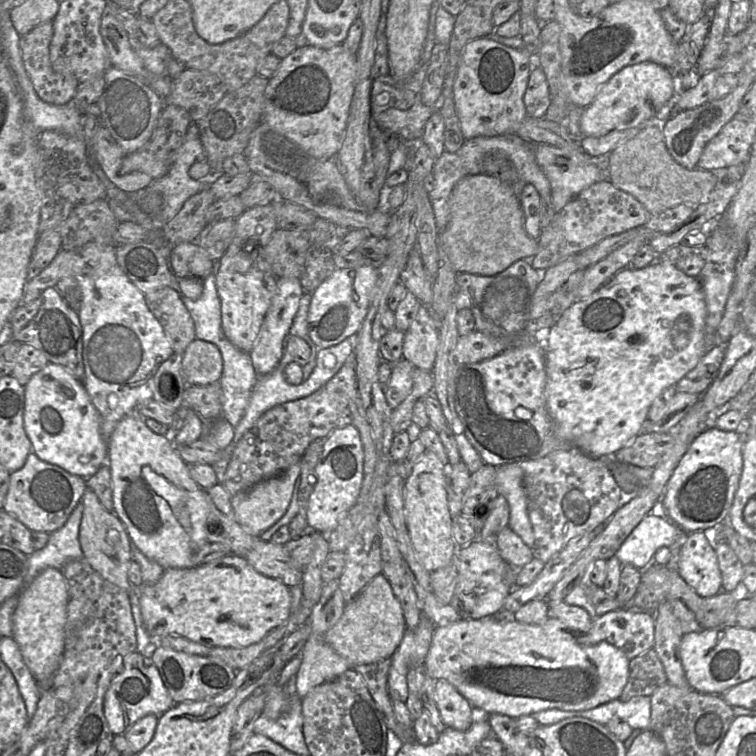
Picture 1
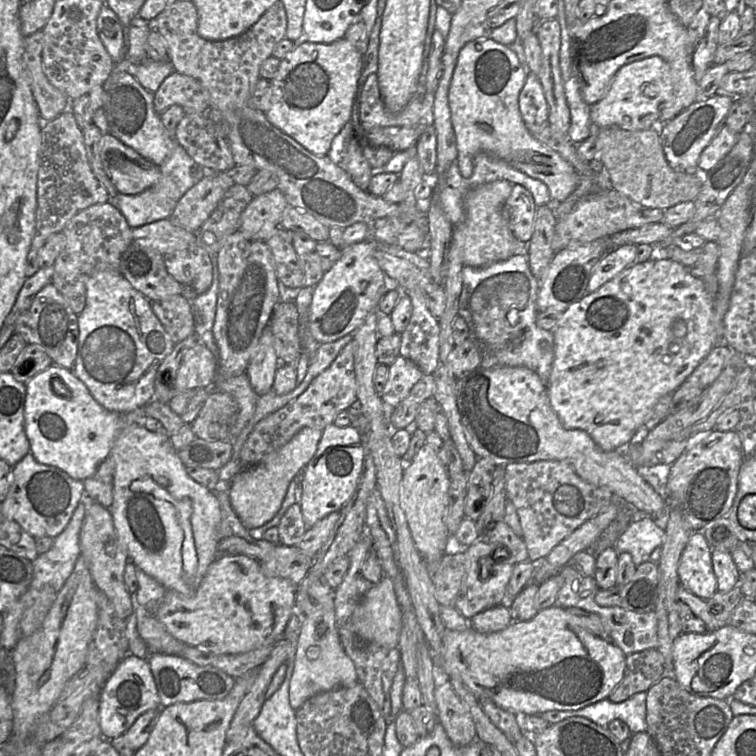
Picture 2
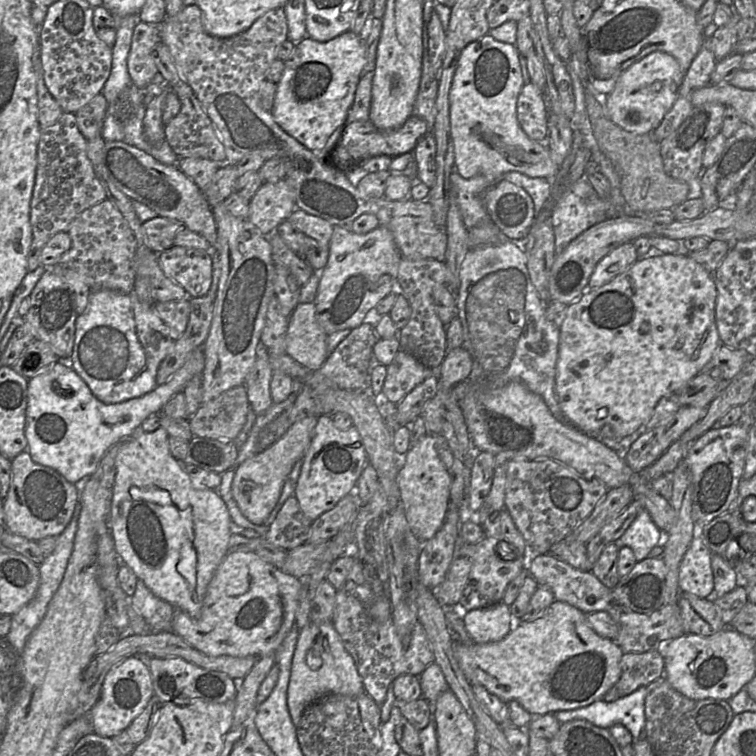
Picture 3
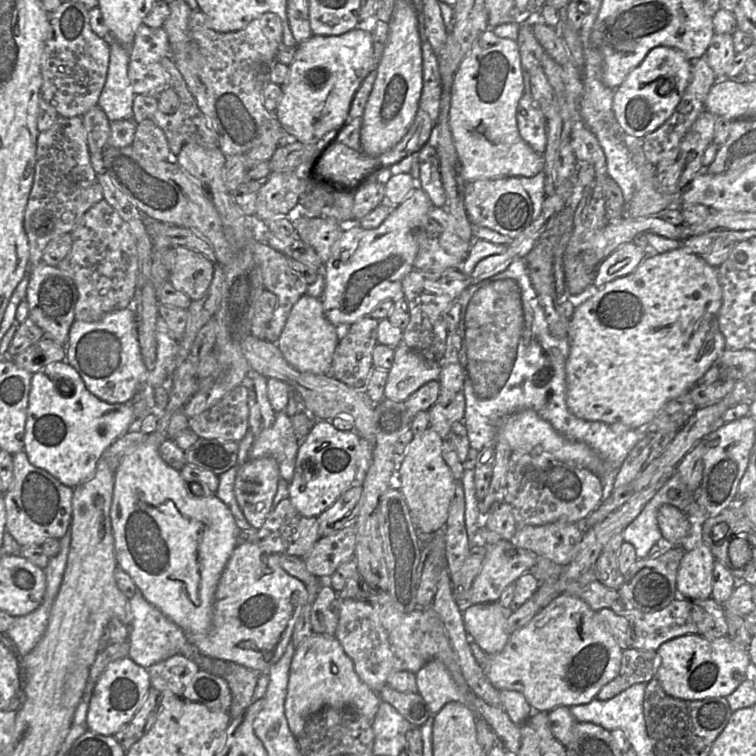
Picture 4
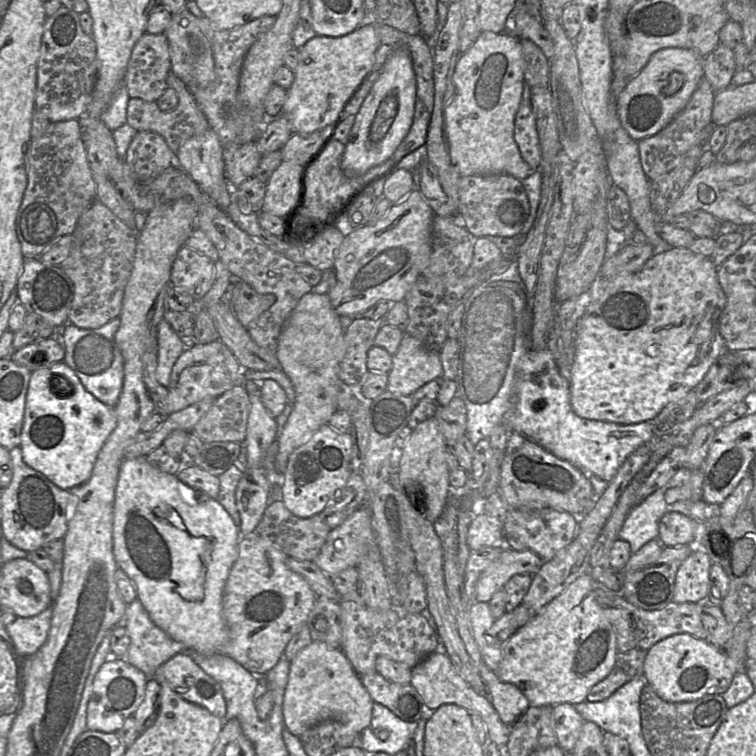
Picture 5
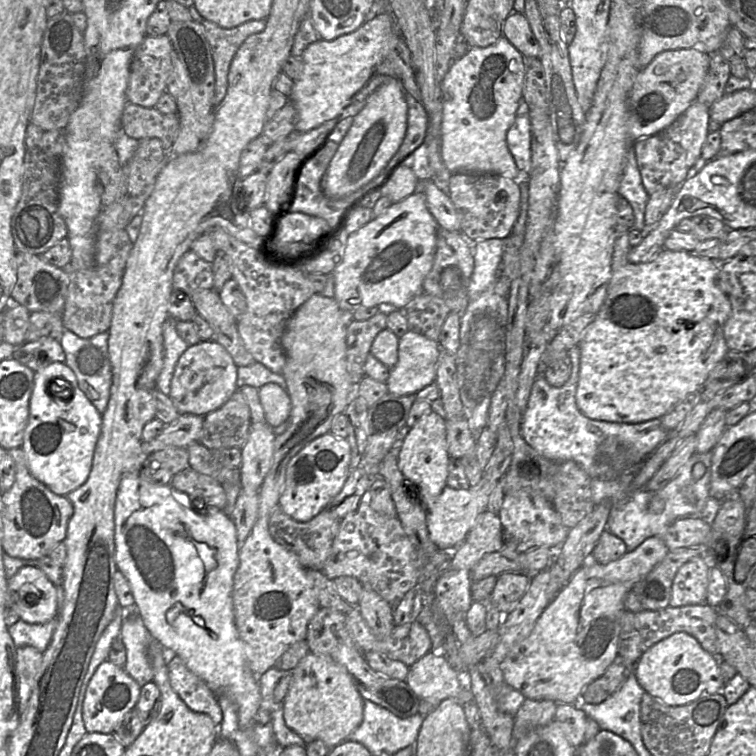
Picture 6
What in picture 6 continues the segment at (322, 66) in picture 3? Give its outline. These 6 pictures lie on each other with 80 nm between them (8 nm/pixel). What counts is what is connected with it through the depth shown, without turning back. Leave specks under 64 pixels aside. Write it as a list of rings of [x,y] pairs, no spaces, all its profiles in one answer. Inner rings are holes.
[[[384,12],[352,33],[332,41],[321,39],[310,44],[301,56],[303,71],[300,78],[294,81],[289,98],[297,114],[295,130],[306,133],[337,118],[357,92],[376,75],[376,69],[396,48],[401,38],[391,13]]]

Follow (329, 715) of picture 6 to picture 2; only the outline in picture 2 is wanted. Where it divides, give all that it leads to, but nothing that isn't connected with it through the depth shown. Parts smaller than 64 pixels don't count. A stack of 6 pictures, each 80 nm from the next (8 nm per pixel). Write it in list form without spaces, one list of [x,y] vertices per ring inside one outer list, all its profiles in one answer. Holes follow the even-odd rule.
[[[333,598],[317,612],[305,616],[301,625],[290,680],[289,702],[297,711],[308,698],[319,692],[337,687],[352,687],[357,682],[354,662],[346,654],[340,641]]]

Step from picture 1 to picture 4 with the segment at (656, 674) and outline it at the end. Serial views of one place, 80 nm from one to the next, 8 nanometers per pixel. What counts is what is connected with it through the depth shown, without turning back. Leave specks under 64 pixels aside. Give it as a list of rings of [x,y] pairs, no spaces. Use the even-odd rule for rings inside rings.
[[[628,648],[623,650],[620,671],[598,692],[596,699],[609,700],[637,683],[648,683],[655,678],[659,666],[656,651]]]

